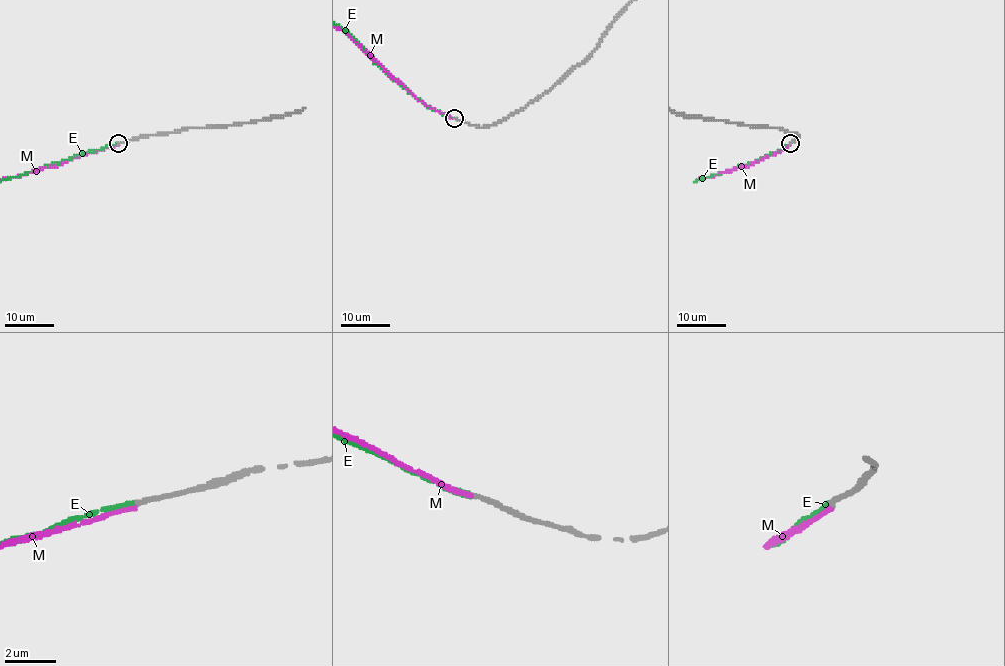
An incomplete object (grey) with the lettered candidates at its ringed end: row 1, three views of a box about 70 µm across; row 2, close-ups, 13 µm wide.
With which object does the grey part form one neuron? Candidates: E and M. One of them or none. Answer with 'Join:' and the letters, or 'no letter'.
Join: E

